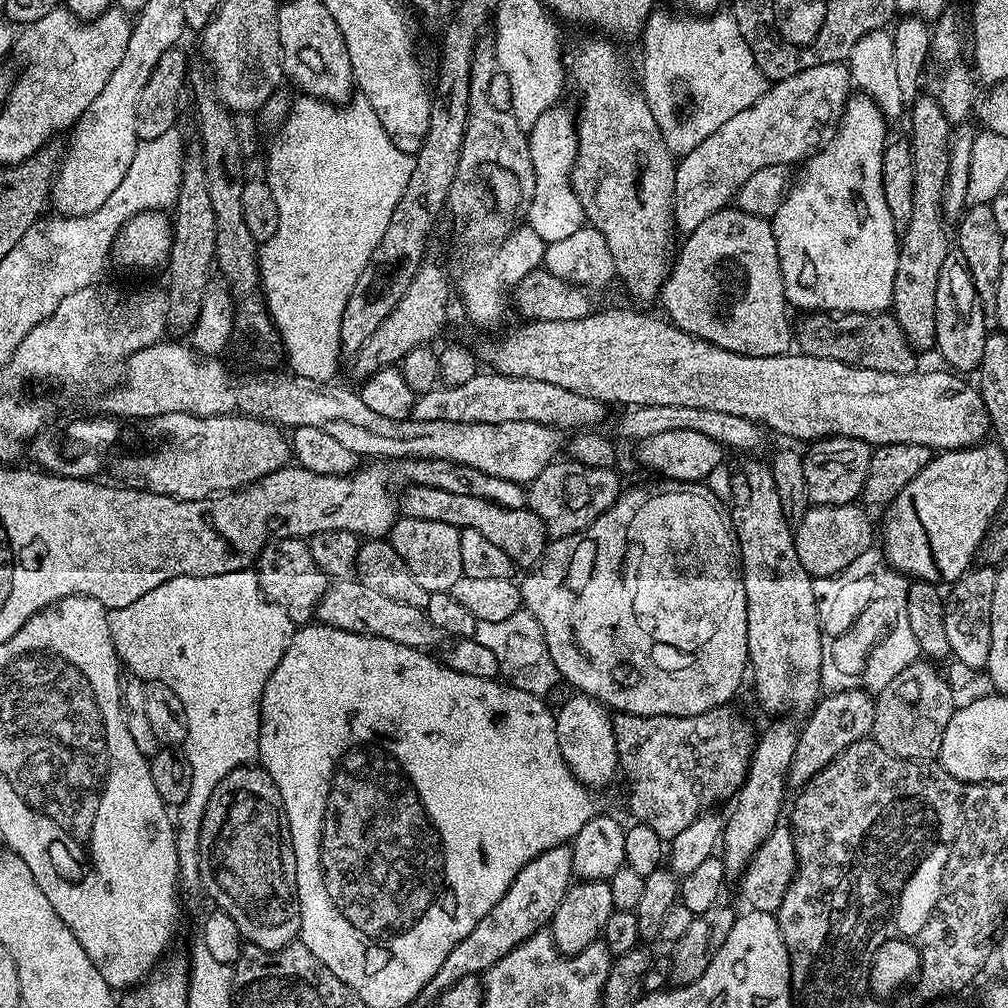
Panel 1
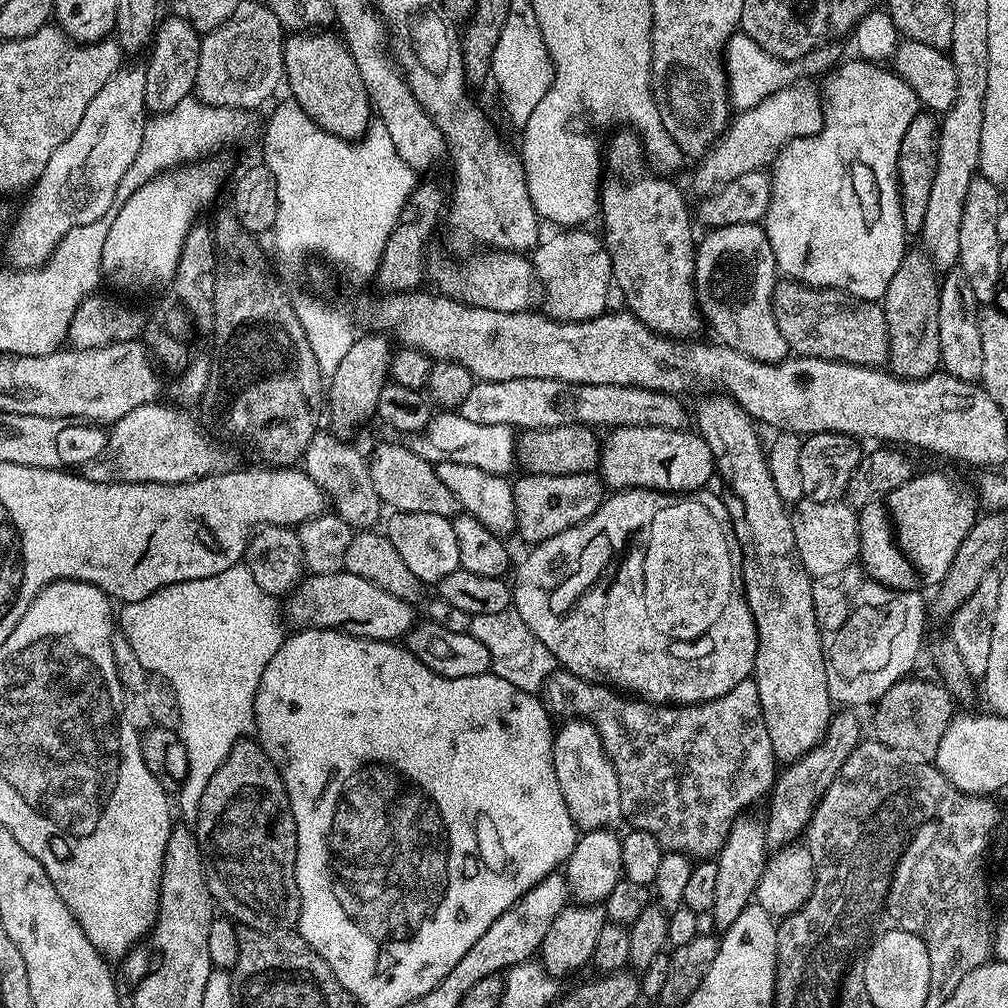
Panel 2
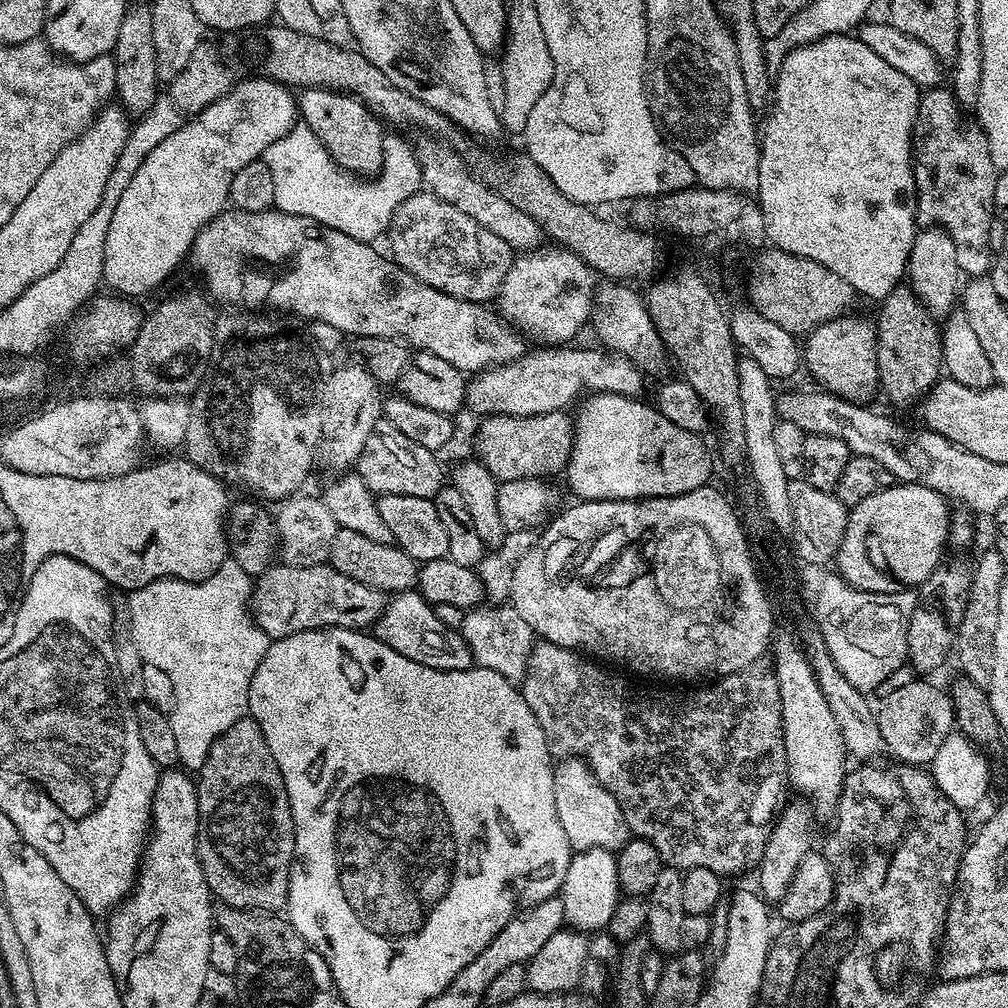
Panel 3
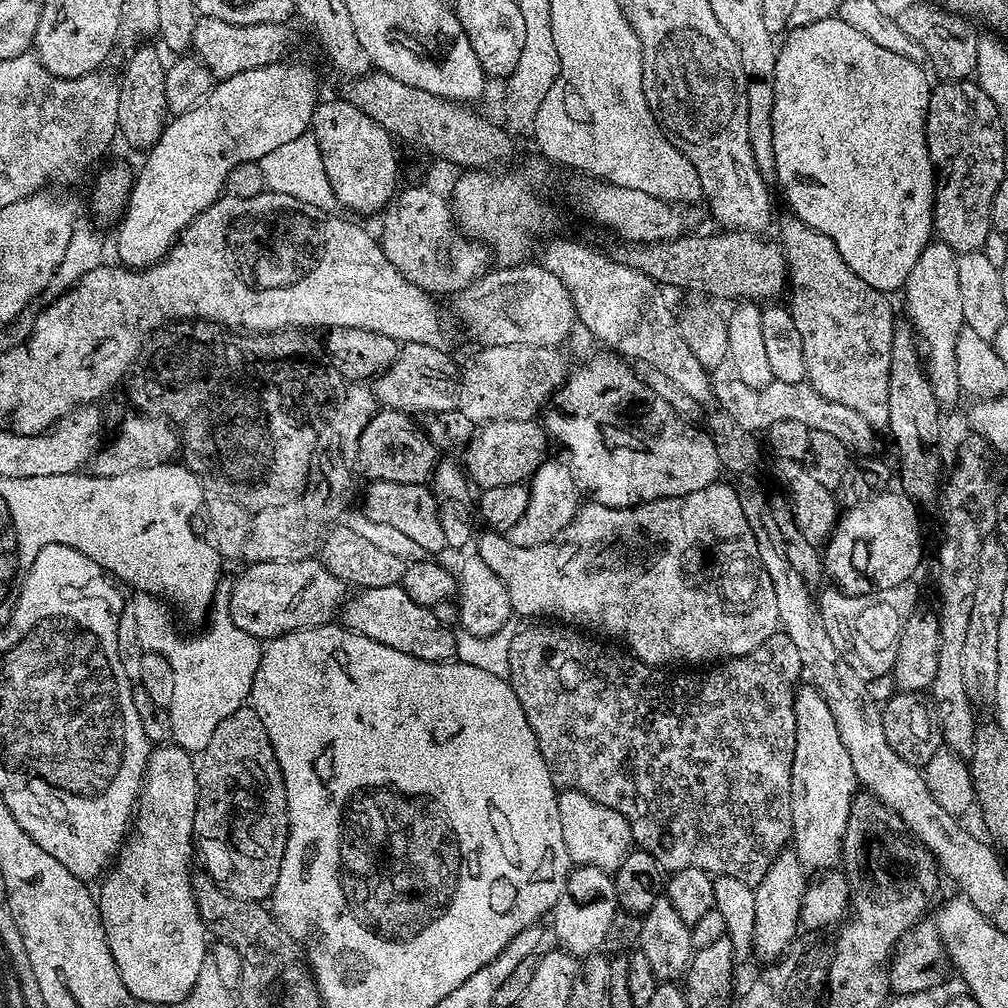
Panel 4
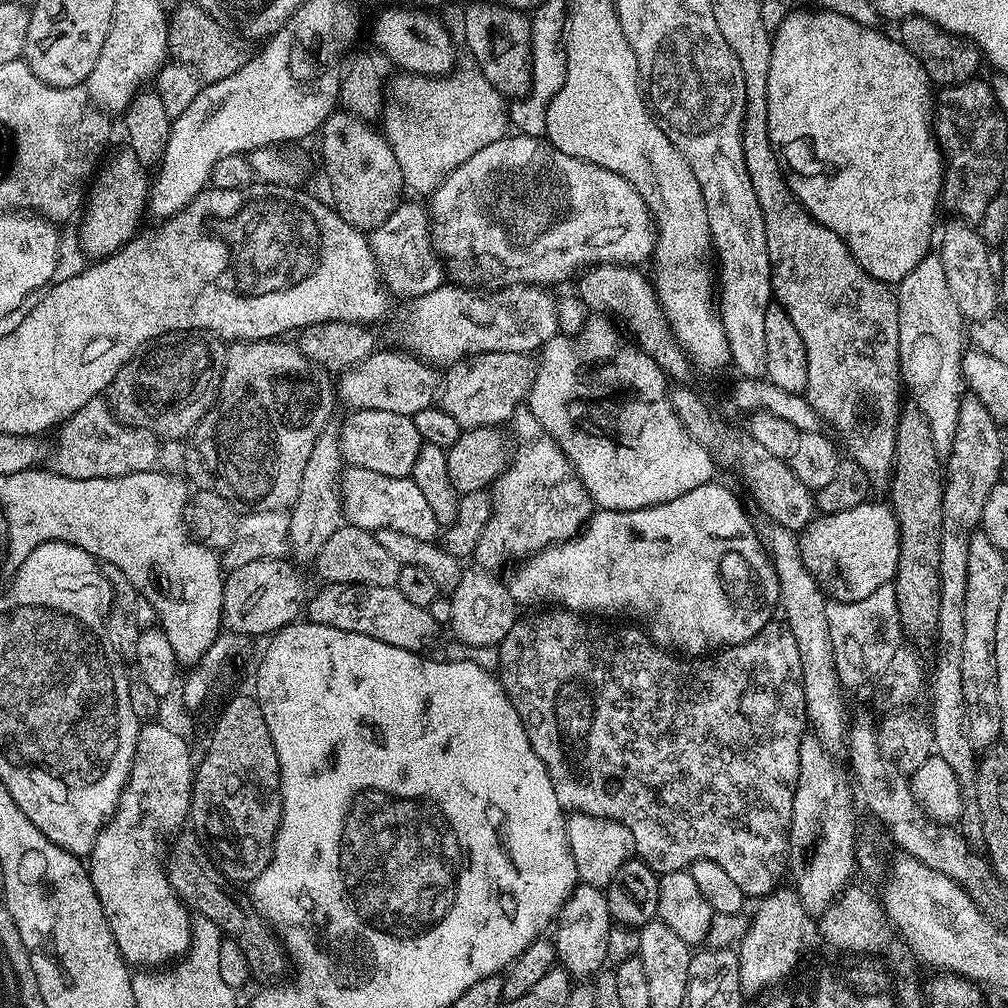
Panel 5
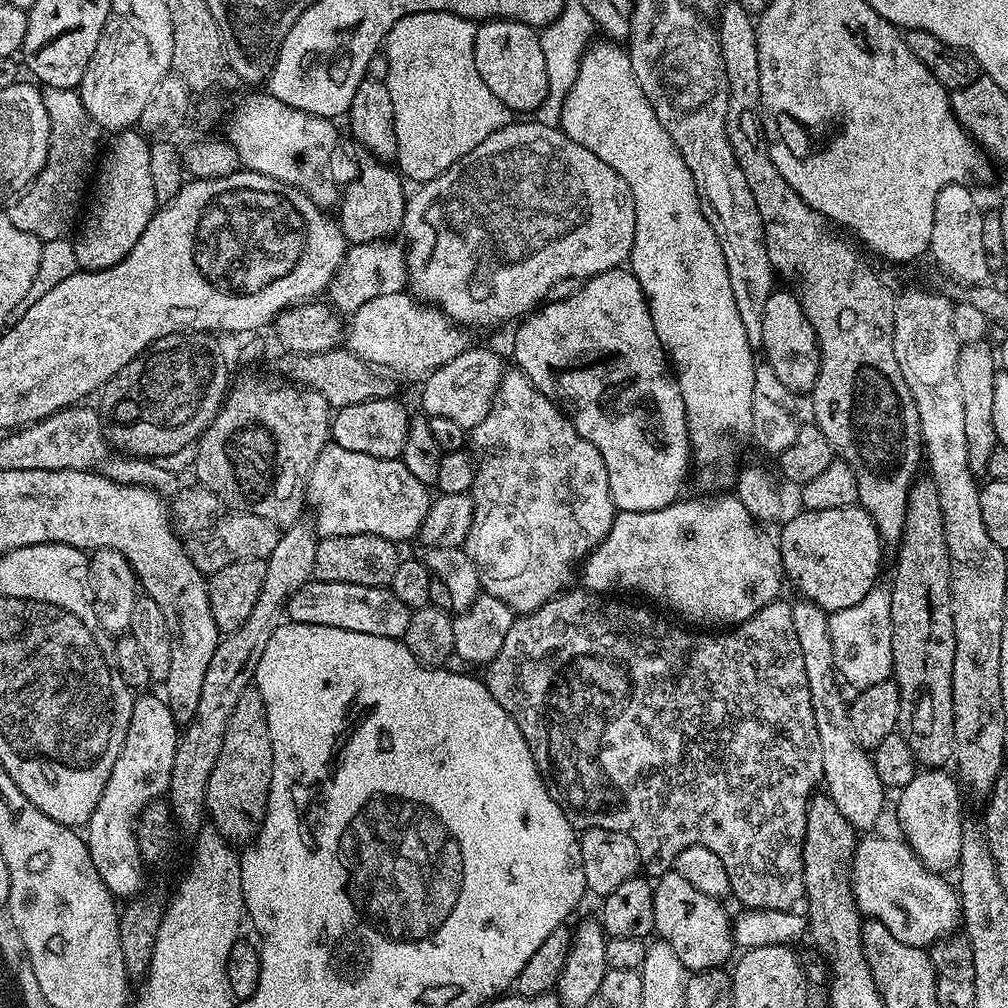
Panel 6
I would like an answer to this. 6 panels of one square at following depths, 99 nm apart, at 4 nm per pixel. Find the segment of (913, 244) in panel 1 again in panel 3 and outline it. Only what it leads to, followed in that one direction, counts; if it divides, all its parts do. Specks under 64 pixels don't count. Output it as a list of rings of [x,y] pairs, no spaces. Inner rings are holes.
[[[904,282],[897,284],[891,294],[884,297],[879,308],[876,353],[880,388],[888,395],[889,402],[900,408],[908,408],[911,404],[919,405],[942,376],[944,338],[941,325],[937,317],[920,301],[916,291]]]

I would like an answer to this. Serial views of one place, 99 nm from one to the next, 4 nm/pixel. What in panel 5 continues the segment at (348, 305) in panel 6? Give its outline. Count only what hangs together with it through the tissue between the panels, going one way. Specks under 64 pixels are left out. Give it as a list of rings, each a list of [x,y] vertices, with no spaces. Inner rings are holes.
[[[402,202],[398,205],[396,212],[390,214],[390,218],[386,218],[386,222],[382,222],[382,226],[372,229],[370,243],[383,287],[387,291],[389,288],[396,296],[405,296],[405,301],[411,302],[417,296],[430,294],[430,290],[438,290],[441,284],[445,283],[446,268],[433,245],[430,217],[423,203],[420,205]]]

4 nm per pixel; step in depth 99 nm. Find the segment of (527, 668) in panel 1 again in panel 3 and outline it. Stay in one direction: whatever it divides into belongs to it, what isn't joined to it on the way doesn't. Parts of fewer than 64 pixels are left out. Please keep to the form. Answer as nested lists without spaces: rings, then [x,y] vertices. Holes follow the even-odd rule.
[[[498,604],[469,609],[459,631],[470,646],[473,663],[484,669],[494,670],[508,681],[518,684],[523,681],[527,660],[534,647],[534,633],[511,604]]]

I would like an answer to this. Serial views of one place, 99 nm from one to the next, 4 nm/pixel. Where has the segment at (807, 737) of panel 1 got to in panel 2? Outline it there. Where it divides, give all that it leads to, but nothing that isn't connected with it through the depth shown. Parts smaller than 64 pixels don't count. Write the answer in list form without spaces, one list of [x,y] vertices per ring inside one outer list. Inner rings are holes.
[[[840,710],[833,715],[828,723],[828,729],[820,744],[791,761],[788,768],[779,773],[776,782],[772,786],[768,804],[768,816],[766,815],[766,831],[768,833],[768,847],[779,850],[791,845],[796,835],[803,833],[808,826],[808,819],[814,814],[817,802],[822,794],[834,782],[834,778],[842,770],[846,758],[857,746],[859,746],[862,733],[860,733],[860,720],[855,716],[855,711]]]

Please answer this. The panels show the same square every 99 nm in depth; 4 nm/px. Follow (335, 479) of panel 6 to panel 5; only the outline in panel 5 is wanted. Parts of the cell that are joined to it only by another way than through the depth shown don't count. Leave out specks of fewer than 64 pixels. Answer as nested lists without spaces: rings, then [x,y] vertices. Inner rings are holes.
[[[345,467],[340,478],[340,503],[344,506],[345,521],[351,527],[365,528],[373,534],[389,528],[402,534],[414,534],[414,538],[437,539],[434,510],[426,506],[422,490],[418,490],[416,483],[407,476],[392,478],[390,474],[378,474],[375,470]]]

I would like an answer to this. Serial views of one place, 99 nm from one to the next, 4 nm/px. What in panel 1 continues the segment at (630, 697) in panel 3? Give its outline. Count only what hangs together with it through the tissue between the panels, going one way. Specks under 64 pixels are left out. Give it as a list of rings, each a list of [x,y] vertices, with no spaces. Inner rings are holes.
[[[732,706],[715,708],[714,710],[706,710],[697,716],[639,716],[631,710],[624,710],[624,713],[613,719],[612,729],[616,731],[616,753],[620,759],[618,768],[628,779],[628,808],[632,811],[632,820],[648,824],[650,830],[654,830],[654,834],[658,834],[660,839],[670,842],[678,834],[682,834],[682,830],[686,830],[686,826],[690,826],[690,822],[694,822],[699,816],[705,815],[709,811],[711,804],[716,804],[719,800],[725,802],[731,801],[739,792],[740,787],[744,784],[744,779],[748,777],[748,767],[752,761],[752,749],[754,747],[754,732],[752,736],[752,728],[744,720],[736,717],[736,712]]]

